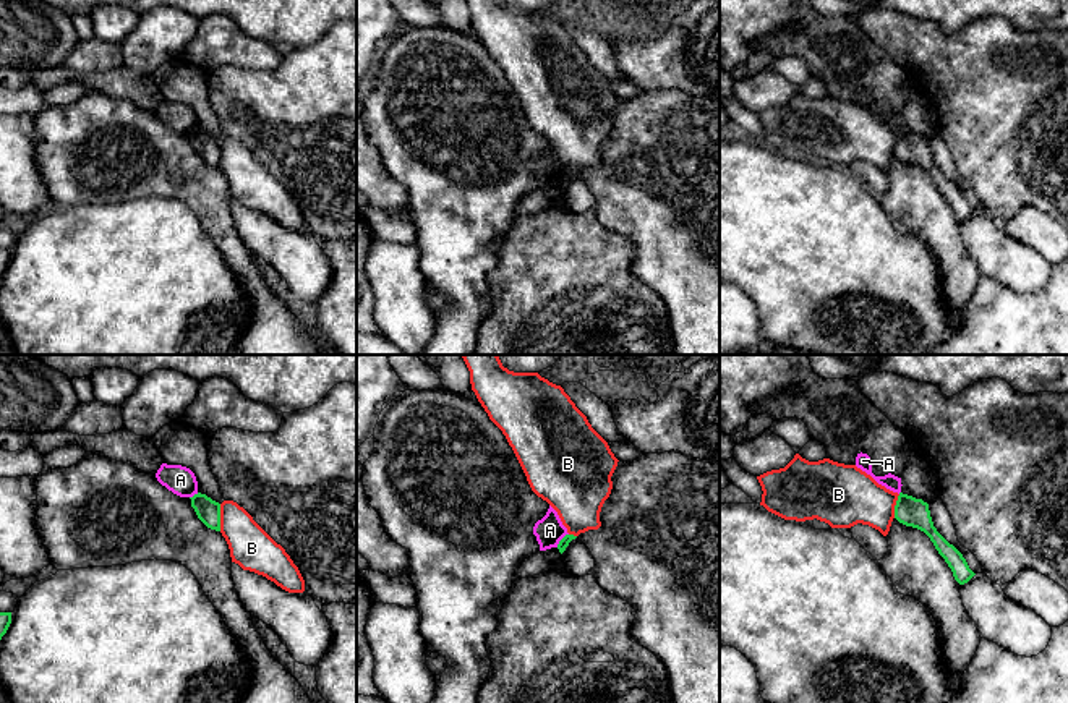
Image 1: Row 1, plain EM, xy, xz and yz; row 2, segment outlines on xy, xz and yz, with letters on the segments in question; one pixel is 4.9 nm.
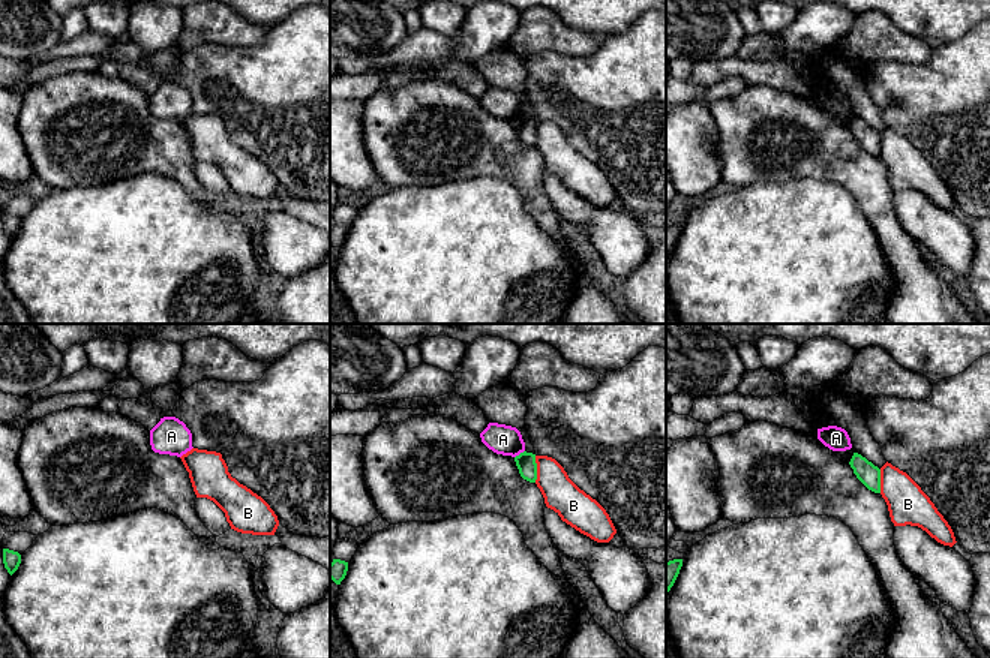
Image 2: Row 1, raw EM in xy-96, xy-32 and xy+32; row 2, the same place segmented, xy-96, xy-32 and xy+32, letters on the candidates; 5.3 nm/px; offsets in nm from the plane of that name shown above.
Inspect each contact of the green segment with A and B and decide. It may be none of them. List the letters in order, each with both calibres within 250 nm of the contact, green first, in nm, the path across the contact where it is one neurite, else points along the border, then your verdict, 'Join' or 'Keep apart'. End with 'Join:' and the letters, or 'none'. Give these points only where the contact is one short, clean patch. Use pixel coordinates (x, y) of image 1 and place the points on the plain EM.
A: Thickness 50 nm (green) against 140 nm. Boundary: xz (568, 170), (556, 183). Keep apart
B: Thickness 120 nm (green) against 220 nm. Keep apart
Join: none

